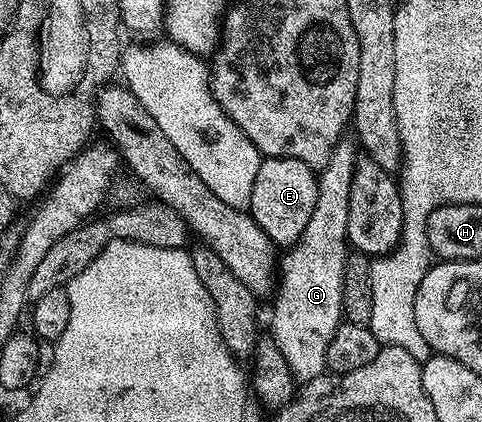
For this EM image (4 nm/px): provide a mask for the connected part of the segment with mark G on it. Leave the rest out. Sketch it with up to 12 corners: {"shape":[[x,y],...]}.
{"shape":[[356,146],[318,170],[269,333],[299,383],[344,320]]}

